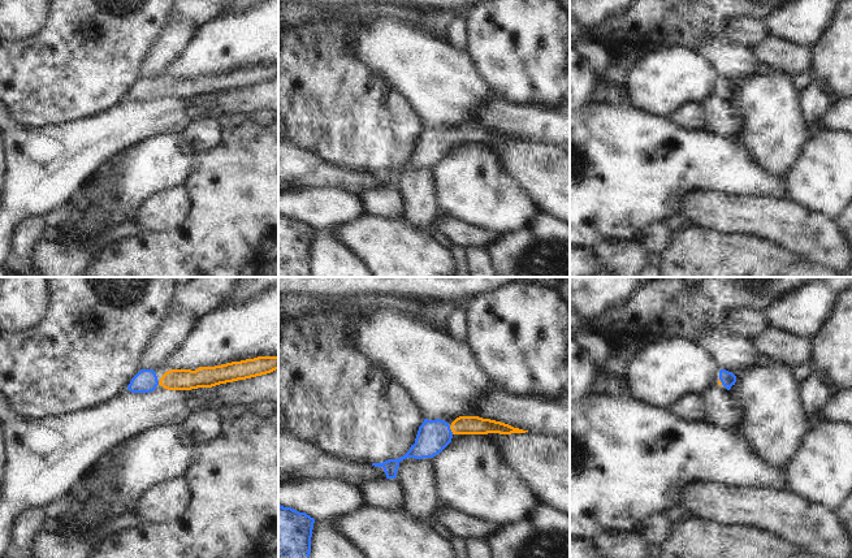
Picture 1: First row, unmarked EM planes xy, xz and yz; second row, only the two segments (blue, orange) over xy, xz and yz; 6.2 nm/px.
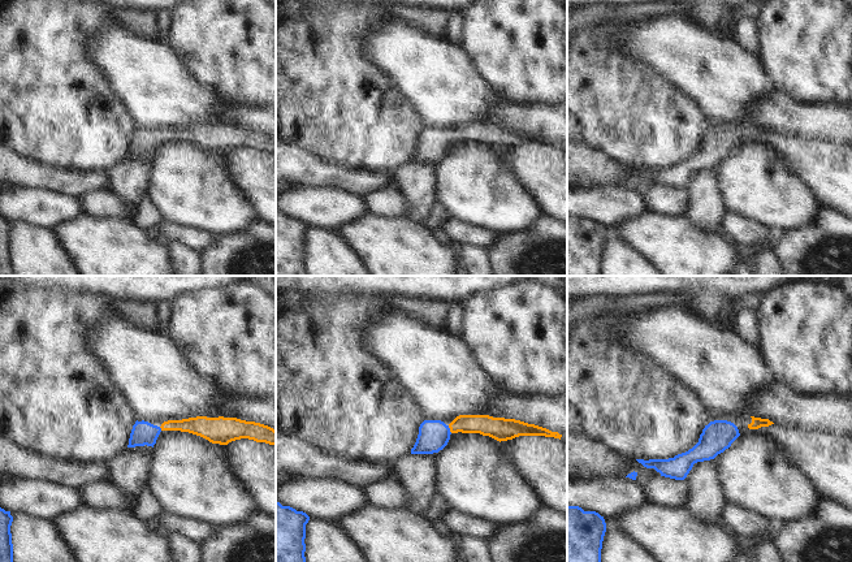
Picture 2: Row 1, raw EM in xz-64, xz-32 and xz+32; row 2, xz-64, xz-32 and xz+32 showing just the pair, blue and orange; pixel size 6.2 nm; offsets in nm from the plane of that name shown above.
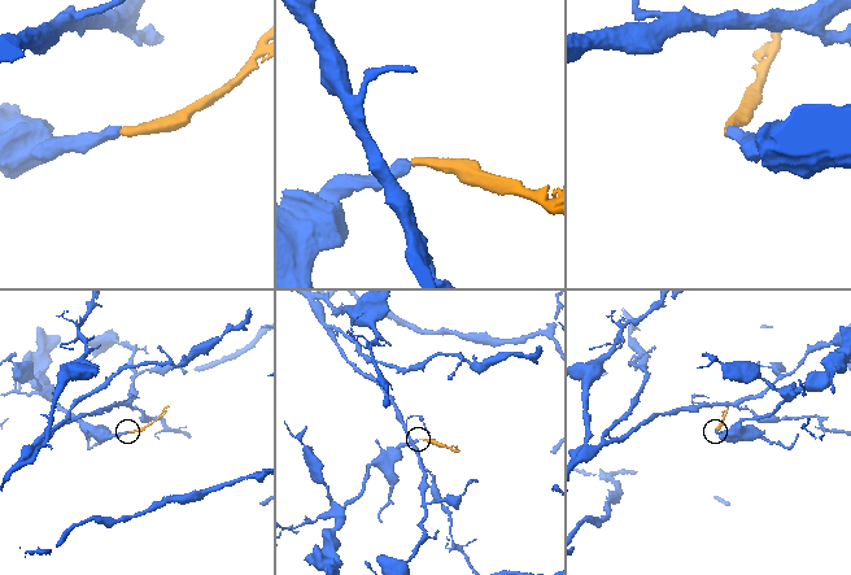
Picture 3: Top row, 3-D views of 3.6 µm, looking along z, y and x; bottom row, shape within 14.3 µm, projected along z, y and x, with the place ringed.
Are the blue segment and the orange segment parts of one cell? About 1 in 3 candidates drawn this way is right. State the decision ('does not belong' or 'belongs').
belongs

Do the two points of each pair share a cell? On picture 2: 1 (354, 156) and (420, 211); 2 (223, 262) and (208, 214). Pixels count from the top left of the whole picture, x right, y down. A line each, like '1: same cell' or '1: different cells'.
1: different cells
2: different cells

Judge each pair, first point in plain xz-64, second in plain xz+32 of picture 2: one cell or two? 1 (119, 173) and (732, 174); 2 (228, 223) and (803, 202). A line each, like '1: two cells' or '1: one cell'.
1: two cells
2: one cell

